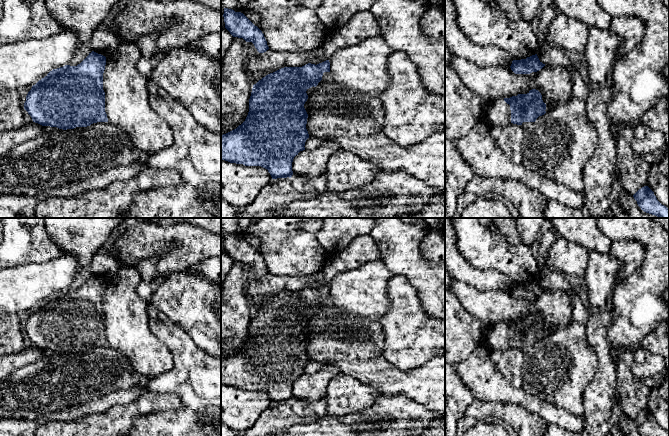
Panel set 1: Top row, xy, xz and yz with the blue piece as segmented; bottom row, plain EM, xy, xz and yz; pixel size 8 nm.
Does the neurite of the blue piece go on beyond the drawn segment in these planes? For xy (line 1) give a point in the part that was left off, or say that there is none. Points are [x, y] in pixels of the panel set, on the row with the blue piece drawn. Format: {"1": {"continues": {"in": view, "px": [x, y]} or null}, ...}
{"1": {"continues": null}}

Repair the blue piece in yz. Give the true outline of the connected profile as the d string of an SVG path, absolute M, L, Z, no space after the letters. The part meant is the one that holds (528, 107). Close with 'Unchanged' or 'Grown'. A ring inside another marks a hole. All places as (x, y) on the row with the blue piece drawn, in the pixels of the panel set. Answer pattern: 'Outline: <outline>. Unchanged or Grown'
Outline: M532 89L527 94L518 94L510 98L496 99L490 103L487 121L489 126L503 126L508 123L522 125L523 122L535 122L546 113L546 104L541 93Z. Grown

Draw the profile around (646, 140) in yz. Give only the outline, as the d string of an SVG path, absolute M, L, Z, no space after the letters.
M640 123L634 128L632 149L636 154L654 153L656 150L664 149L665 147L665 137L658 130L651 129L644 123Z

